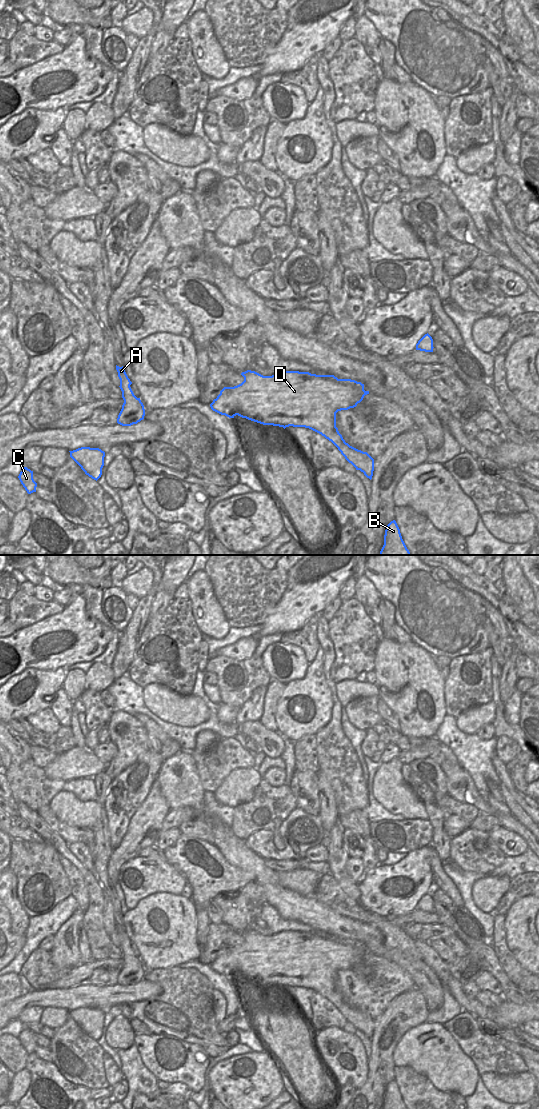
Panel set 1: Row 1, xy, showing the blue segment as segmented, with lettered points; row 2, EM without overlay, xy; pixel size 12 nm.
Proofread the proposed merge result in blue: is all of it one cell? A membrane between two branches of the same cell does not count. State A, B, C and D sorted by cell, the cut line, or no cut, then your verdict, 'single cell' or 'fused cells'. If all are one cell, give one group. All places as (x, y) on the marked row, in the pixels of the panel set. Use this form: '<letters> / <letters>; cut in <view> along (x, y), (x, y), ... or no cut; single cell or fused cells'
A B C D; no cut; single cell

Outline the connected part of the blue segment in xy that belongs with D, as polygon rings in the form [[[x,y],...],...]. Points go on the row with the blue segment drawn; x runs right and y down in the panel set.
[[[247,370],[241,375],[244,377],[241,384],[234,387],[224,387],[217,398],[213,400],[210,404],[213,411],[229,418],[238,415],[263,425],[279,426],[284,429],[289,426],[309,428],[331,441],[356,470],[360,470],[367,478],[372,479],[374,459],[367,452],[346,443],[336,427],[336,413],[356,407],[364,396],[369,394],[369,391],[364,390],[364,384],[351,379],[338,379],[334,375],[316,375],[299,371],[283,371],[272,376],[263,376],[255,371]]]

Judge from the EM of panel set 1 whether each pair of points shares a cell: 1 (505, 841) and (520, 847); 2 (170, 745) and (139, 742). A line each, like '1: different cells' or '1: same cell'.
1: same cell
2: different cells

